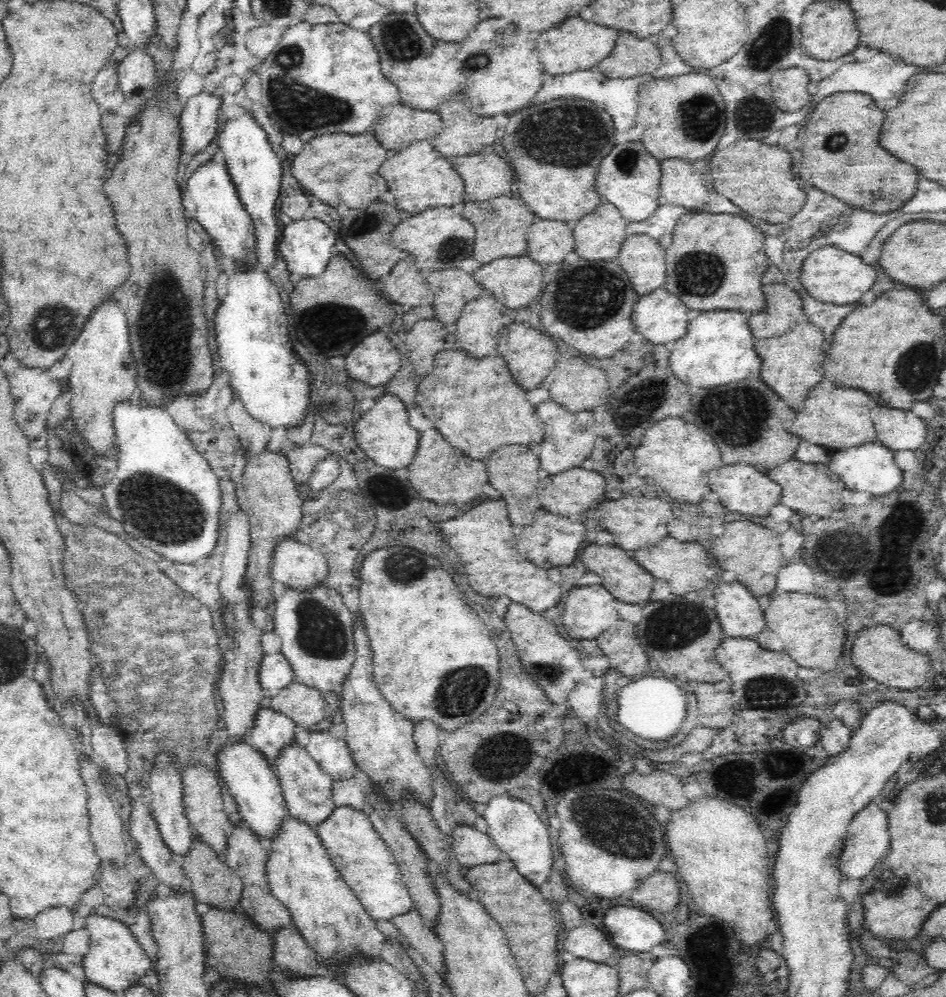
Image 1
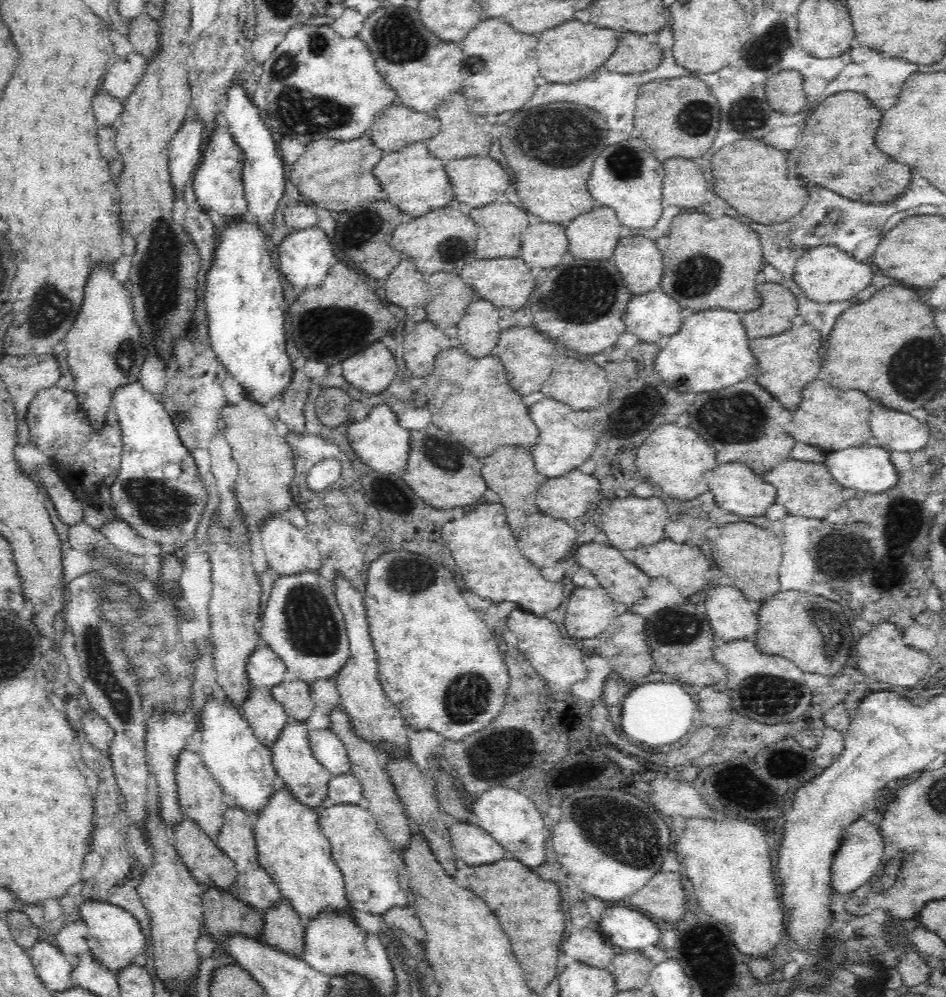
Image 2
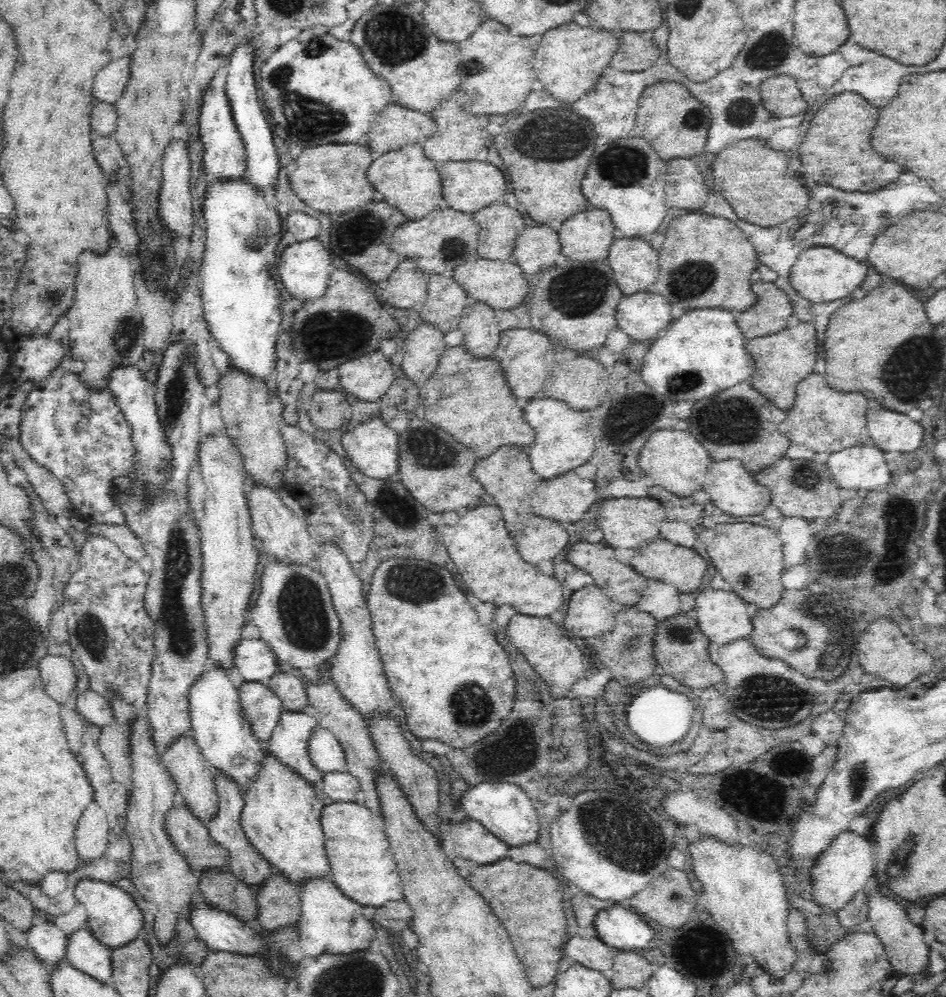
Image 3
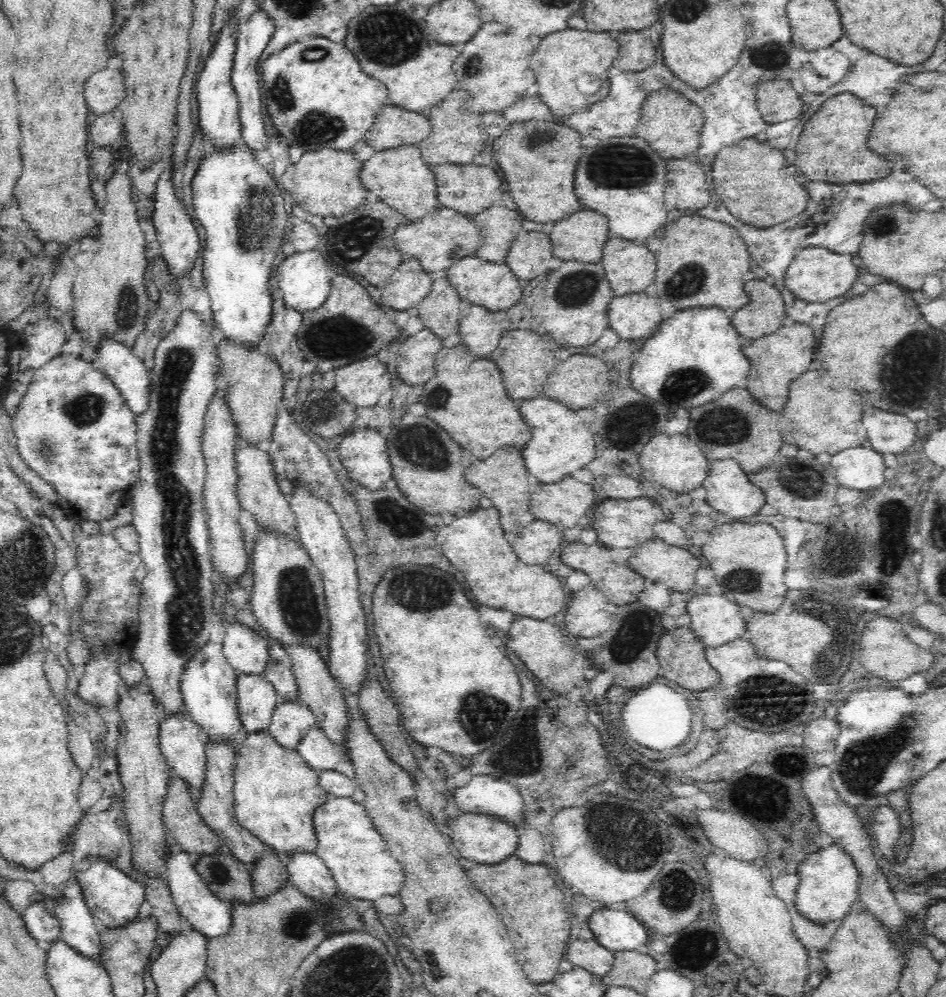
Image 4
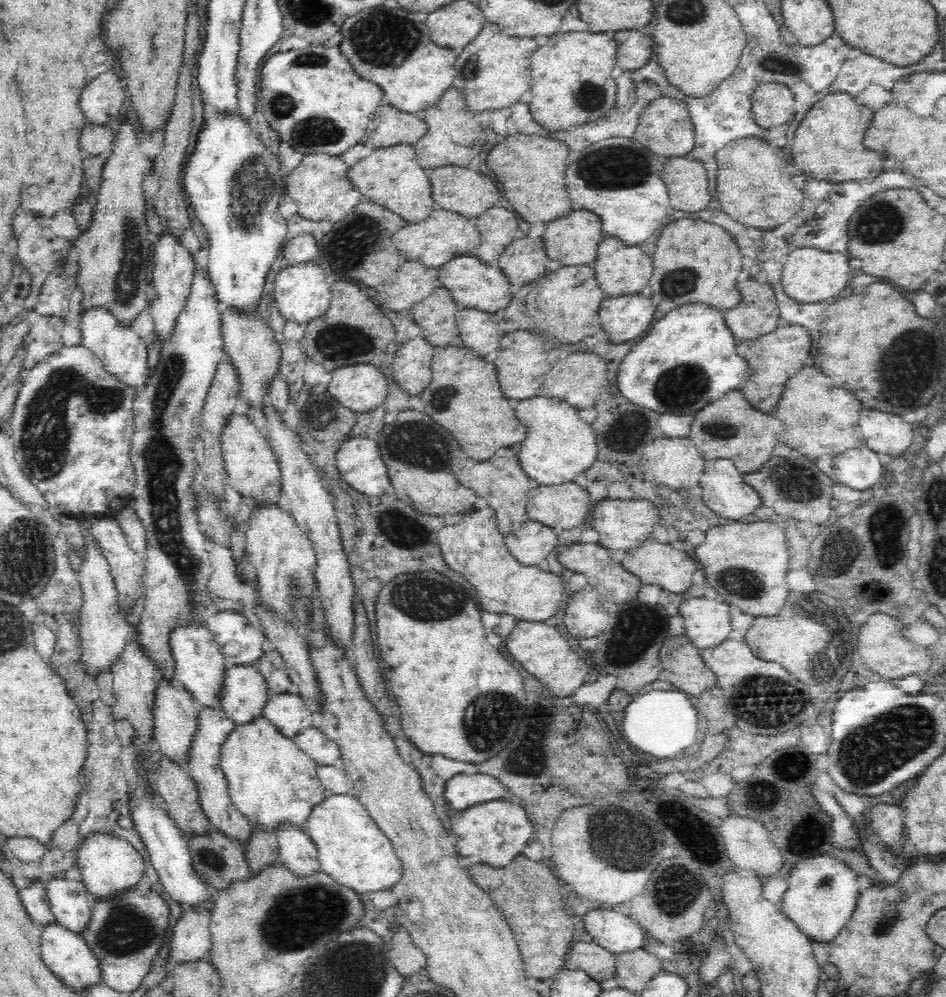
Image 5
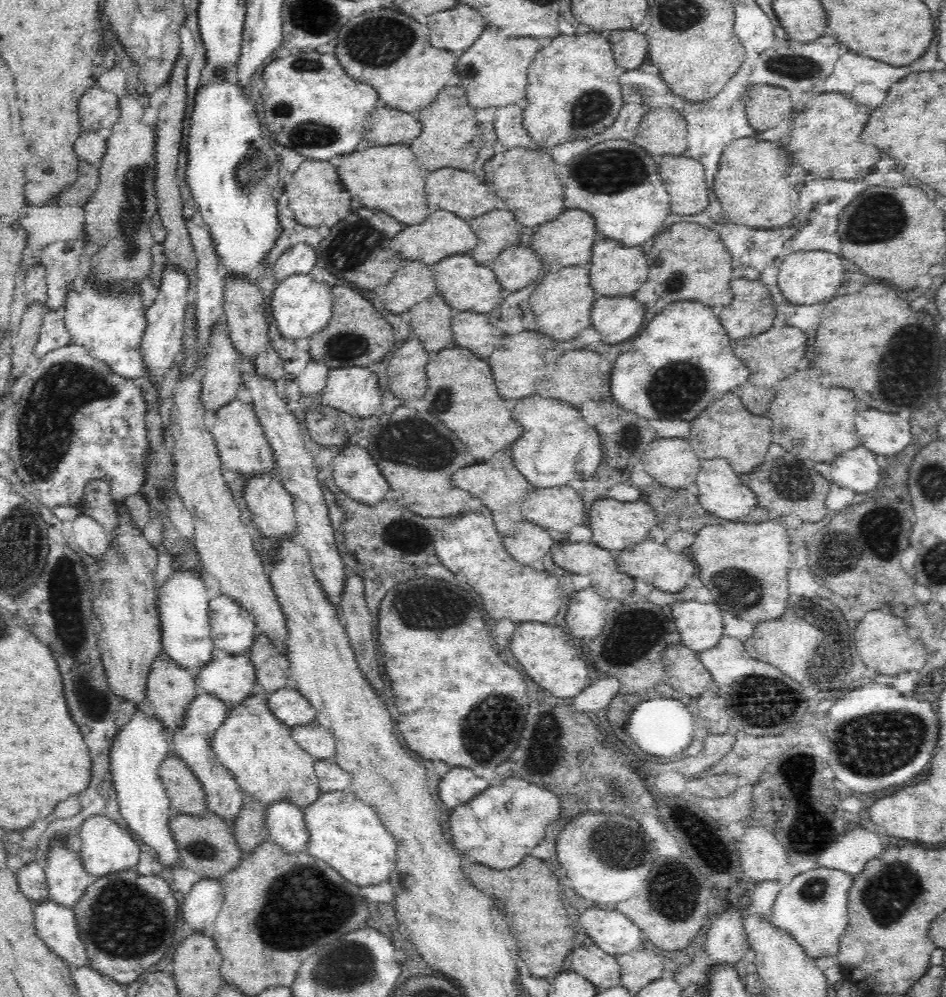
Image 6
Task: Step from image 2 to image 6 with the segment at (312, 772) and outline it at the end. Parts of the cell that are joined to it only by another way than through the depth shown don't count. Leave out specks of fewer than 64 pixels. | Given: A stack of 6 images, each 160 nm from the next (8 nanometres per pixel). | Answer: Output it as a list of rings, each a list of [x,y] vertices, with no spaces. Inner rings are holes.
[[[292,684],[271,693],[266,698],[270,712],[291,729],[309,725],[316,720],[316,711],[310,701]]]

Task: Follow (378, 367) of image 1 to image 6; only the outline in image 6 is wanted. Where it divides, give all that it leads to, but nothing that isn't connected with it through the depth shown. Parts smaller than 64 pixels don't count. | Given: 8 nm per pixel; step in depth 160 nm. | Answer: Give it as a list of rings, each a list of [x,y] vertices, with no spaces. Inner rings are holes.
[[[351,366],[330,369],[327,384],[317,399],[324,405],[361,419],[377,412],[383,394],[375,372],[363,366]]]

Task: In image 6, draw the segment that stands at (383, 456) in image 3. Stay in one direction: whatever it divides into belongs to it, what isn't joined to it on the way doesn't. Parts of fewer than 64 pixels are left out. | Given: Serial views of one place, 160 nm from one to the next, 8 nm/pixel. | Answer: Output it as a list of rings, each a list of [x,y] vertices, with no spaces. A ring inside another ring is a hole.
[[[346,444],[334,457],[333,477],[348,496],[366,504],[380,502],[390,490],[370,450],[358,444]]]

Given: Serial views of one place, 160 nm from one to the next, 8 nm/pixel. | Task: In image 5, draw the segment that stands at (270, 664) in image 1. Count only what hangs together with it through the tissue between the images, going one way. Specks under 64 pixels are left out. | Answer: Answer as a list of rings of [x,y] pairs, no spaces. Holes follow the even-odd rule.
[[[222,610],[208,618],[207,626],[224,655],[226,668],[257,664],[264,651],[264,632],[258,631],[241,612]]]

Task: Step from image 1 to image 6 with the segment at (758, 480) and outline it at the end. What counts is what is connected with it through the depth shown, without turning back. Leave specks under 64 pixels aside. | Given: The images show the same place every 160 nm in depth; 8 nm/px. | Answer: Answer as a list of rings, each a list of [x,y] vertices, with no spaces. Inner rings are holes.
[[[725,458],[703,459],[695,484],[699,488],[696,498],[707,510],[708,516],[720,516],[720,518],[736,520],[740,516],[746,516],[750,510],[758,505],[754,491],[742,484],[741,478]]]

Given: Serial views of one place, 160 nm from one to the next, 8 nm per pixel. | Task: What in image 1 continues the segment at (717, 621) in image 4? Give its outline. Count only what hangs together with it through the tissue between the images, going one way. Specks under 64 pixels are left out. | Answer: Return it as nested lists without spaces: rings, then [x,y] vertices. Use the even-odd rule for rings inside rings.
[[[738,580],[716,582],[715,586],[715,608],[726,636],[758,638],[766,619],[756,597]]]

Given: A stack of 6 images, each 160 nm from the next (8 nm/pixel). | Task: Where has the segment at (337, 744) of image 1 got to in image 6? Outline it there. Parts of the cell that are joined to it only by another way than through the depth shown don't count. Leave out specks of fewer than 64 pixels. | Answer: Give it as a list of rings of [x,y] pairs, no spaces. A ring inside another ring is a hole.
[[[316,721],[309,725],[291,729],[292,738],[317,760],[333,760],[336,755],[336,741]]]

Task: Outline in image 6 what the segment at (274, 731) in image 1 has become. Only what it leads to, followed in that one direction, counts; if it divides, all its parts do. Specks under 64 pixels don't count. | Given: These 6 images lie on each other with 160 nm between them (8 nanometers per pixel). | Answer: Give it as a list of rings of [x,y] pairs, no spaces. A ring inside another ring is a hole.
[[[248,654],[214,658],[194,681],[206,692],[221,700],[229,709],[241,706],[252,696],[256,686],[256,669]]]

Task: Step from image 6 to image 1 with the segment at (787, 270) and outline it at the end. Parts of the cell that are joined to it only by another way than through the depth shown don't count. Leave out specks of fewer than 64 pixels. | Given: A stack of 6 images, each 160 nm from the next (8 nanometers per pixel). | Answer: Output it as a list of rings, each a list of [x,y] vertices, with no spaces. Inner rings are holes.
[[[823,246],[809,254],[802,266],[801,282],[804,289],[820,302],[838,305],[856,304],[876,282],[876,270],[864,262],[862,256],[834,246]]]

